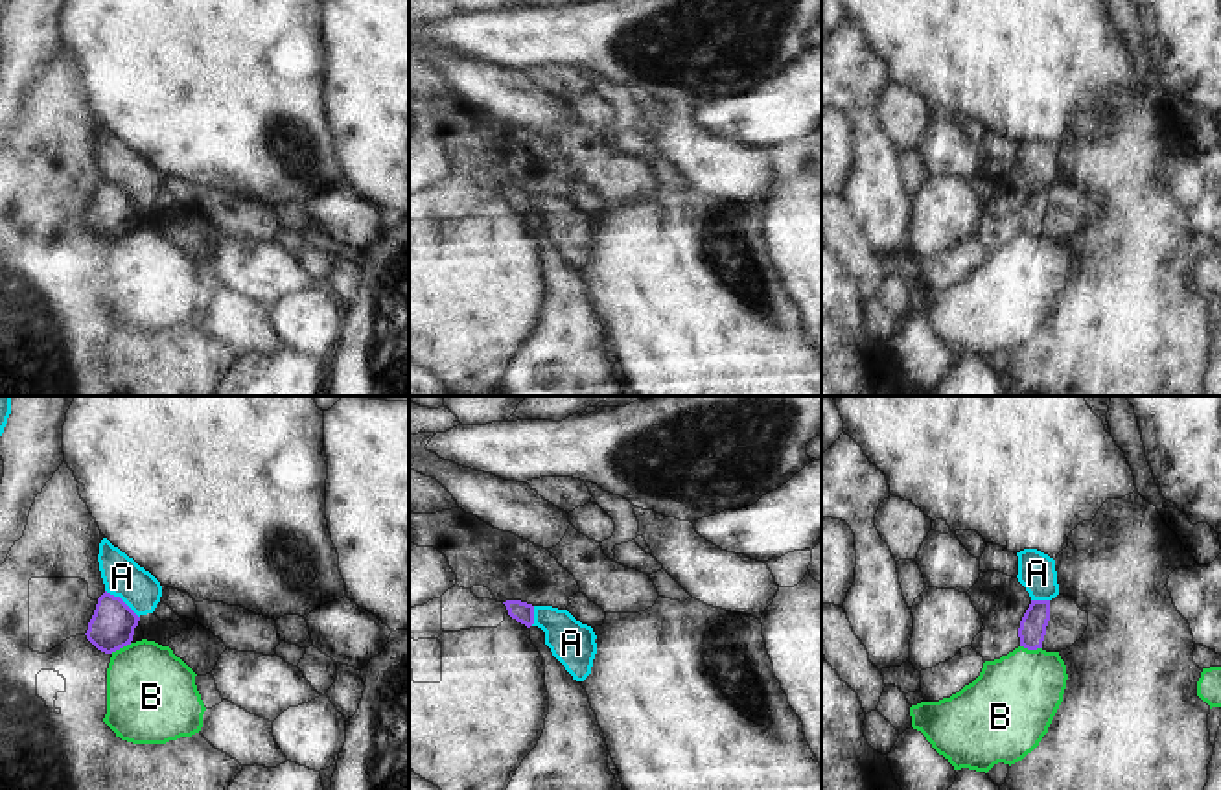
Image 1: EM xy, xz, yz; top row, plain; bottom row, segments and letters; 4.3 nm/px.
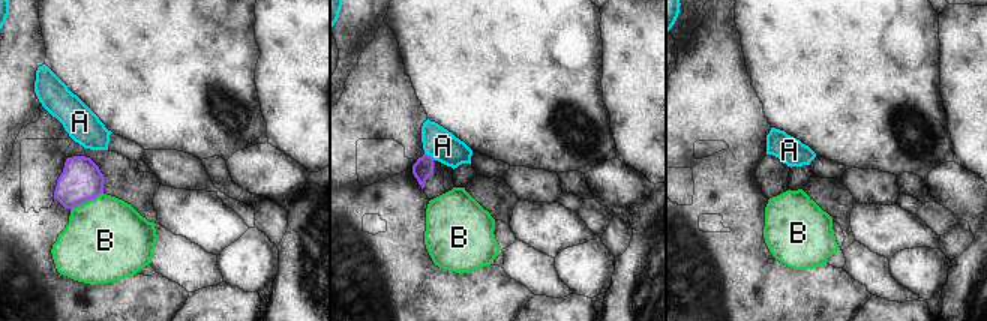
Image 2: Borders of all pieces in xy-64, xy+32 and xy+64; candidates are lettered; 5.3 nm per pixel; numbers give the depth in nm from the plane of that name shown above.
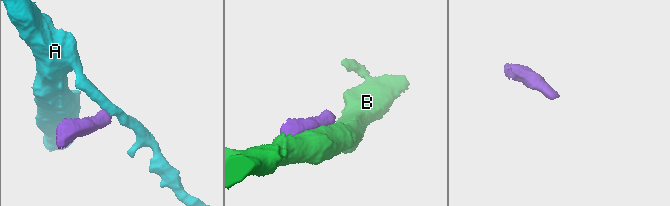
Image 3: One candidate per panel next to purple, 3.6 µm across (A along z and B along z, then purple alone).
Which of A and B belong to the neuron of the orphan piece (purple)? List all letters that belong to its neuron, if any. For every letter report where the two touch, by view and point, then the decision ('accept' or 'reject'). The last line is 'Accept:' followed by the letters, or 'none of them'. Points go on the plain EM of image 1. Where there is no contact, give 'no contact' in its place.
A: xy (122, 188) | reject
B: yz (1032, 236) | reject
Accept: none of them

